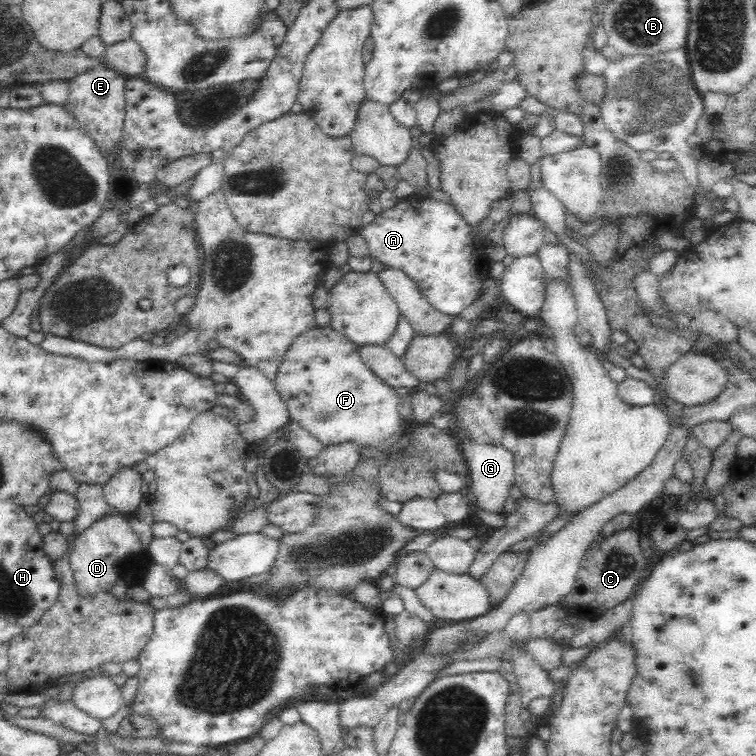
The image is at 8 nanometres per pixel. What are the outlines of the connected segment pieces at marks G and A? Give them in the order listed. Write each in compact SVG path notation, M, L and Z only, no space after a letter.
M464 438L461 445L463 457L467 462L467 482L476 497L476 509L490 513L498 512L506 503L506 498L514 485L514 453L502 445L474 444Z
M420 195L408 196L404 201L398 200L394 208L382 211L374 216L370 224L359 227L357 234L366 240L369 252L378 261L389 268L402 270L424 293L430 304L440 312L460 315L480 294L484 280L489 278L489 258L485 253L485 243L473 233L464 218L450 203L426 199Z

